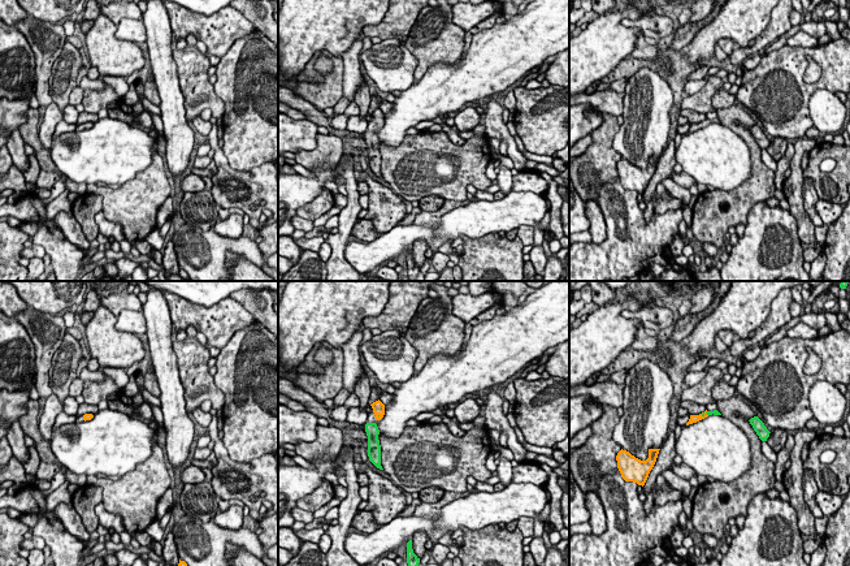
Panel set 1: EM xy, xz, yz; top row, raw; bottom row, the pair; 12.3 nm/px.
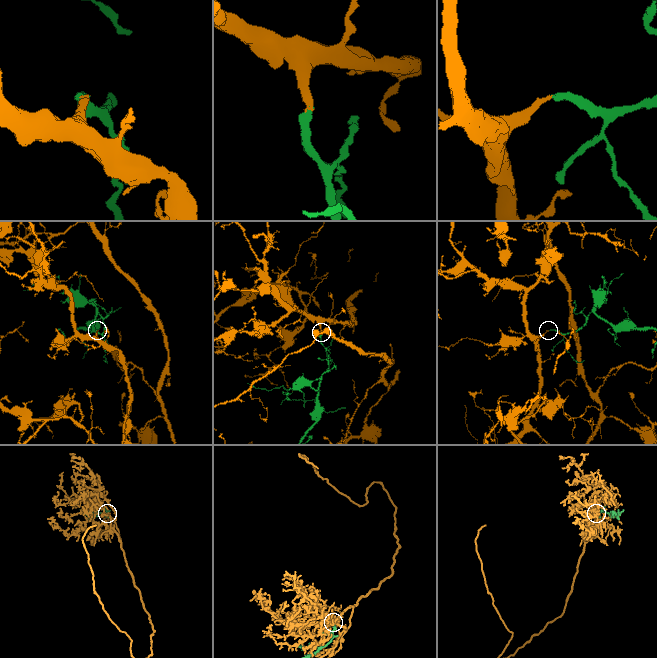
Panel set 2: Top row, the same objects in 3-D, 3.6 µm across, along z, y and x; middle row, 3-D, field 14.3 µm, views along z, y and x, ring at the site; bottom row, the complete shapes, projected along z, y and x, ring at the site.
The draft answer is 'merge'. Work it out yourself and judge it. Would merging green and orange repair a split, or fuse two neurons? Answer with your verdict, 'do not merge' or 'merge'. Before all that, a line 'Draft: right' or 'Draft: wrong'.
Draft: right
merge

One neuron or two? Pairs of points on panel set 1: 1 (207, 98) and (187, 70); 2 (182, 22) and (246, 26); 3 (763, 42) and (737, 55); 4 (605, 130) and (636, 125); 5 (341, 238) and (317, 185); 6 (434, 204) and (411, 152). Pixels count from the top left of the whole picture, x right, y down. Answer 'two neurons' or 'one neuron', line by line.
1: one neuron
2: one neuron
3: one neuron
4: two neurons
5: two neurons
6: two neurons

